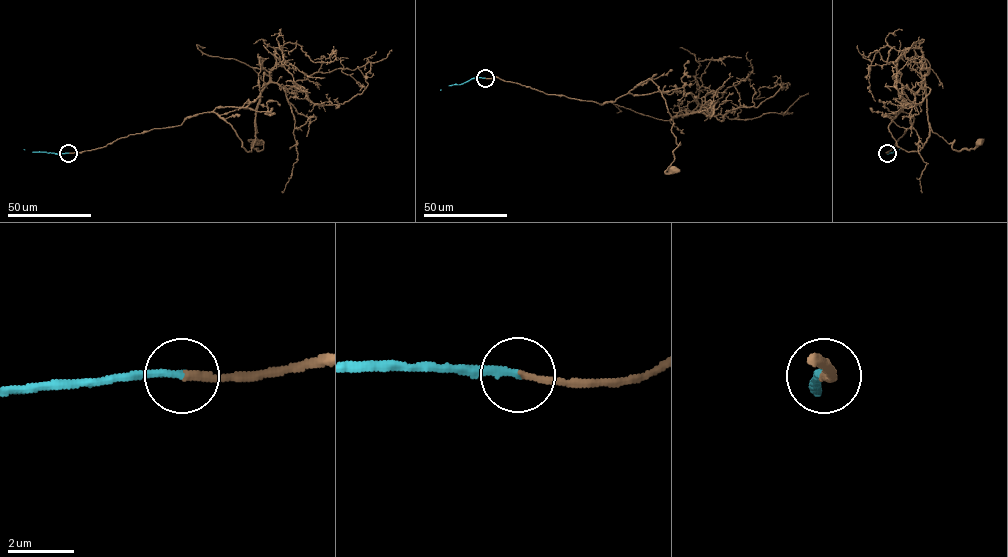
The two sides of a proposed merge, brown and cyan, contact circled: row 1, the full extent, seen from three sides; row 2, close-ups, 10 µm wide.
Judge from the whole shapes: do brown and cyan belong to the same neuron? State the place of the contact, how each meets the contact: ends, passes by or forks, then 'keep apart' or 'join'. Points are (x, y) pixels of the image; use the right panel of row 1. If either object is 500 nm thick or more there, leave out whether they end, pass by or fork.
place (887, 153); brown ends; cyan ends; join

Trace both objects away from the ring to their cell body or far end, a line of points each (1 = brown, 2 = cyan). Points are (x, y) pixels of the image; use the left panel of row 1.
1: (68, 153), (213, 111), (247, 151), (256, 126), (255, 137), (263, 145), (257, 151), (252, 144), (258, 141)
2: (68, 153), (24, 149)

